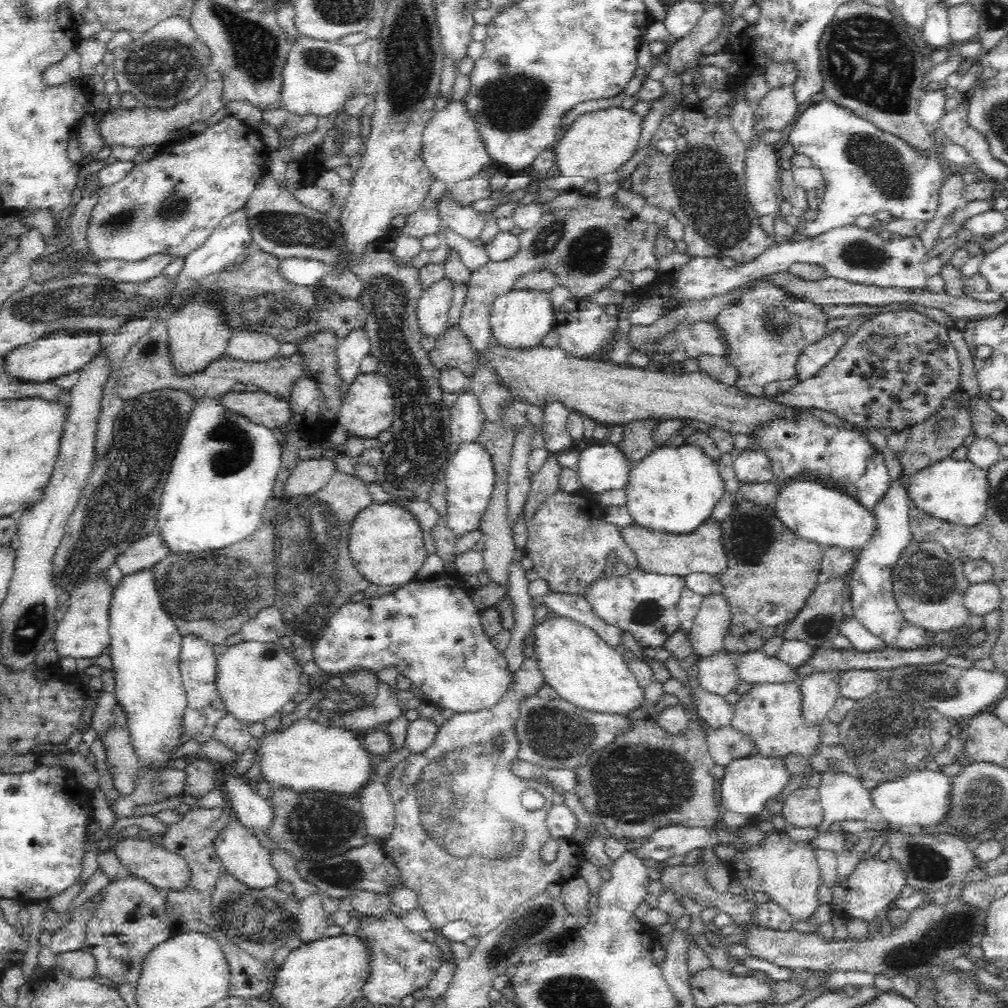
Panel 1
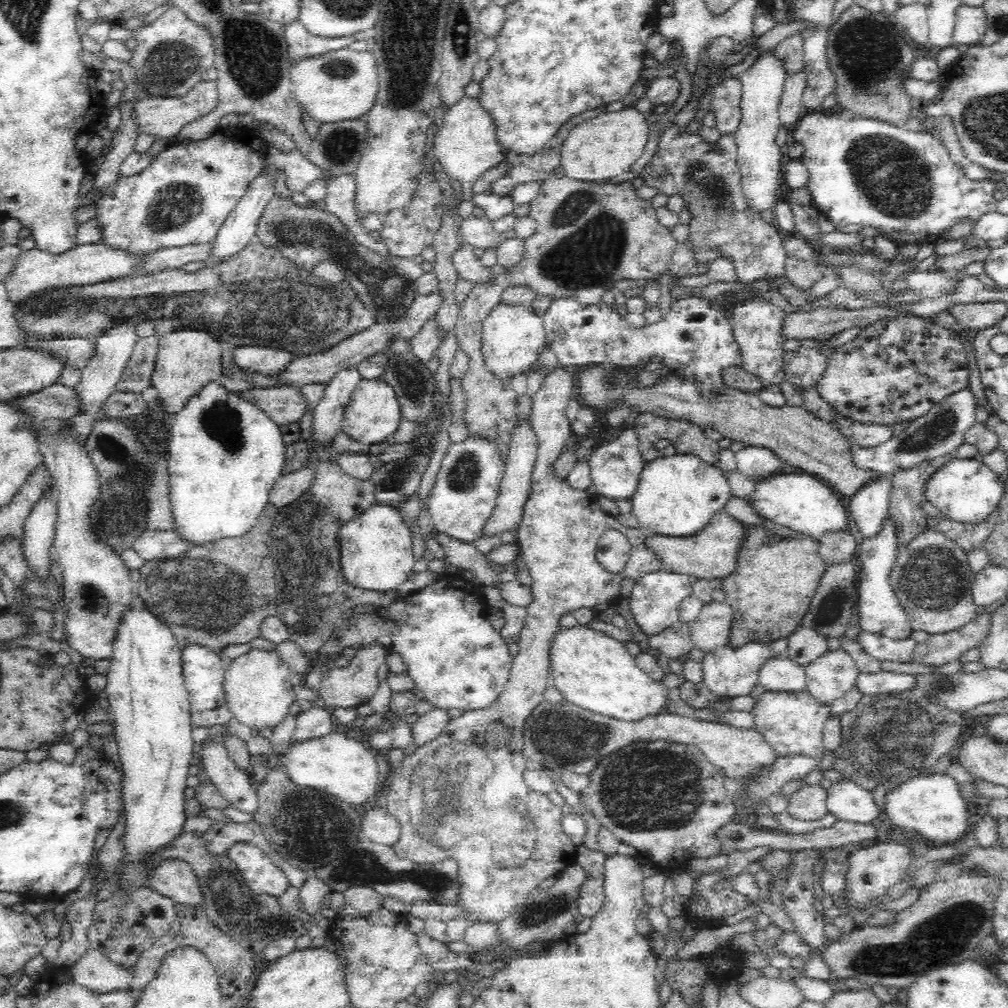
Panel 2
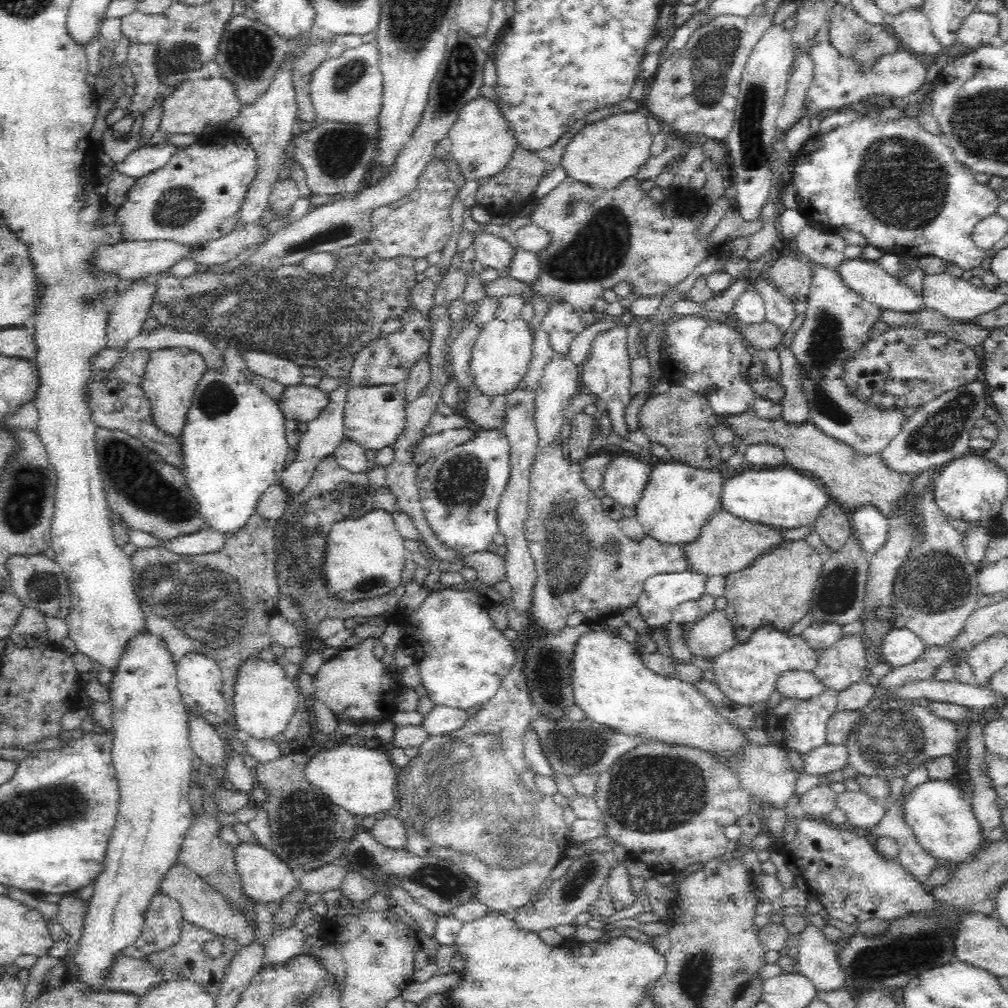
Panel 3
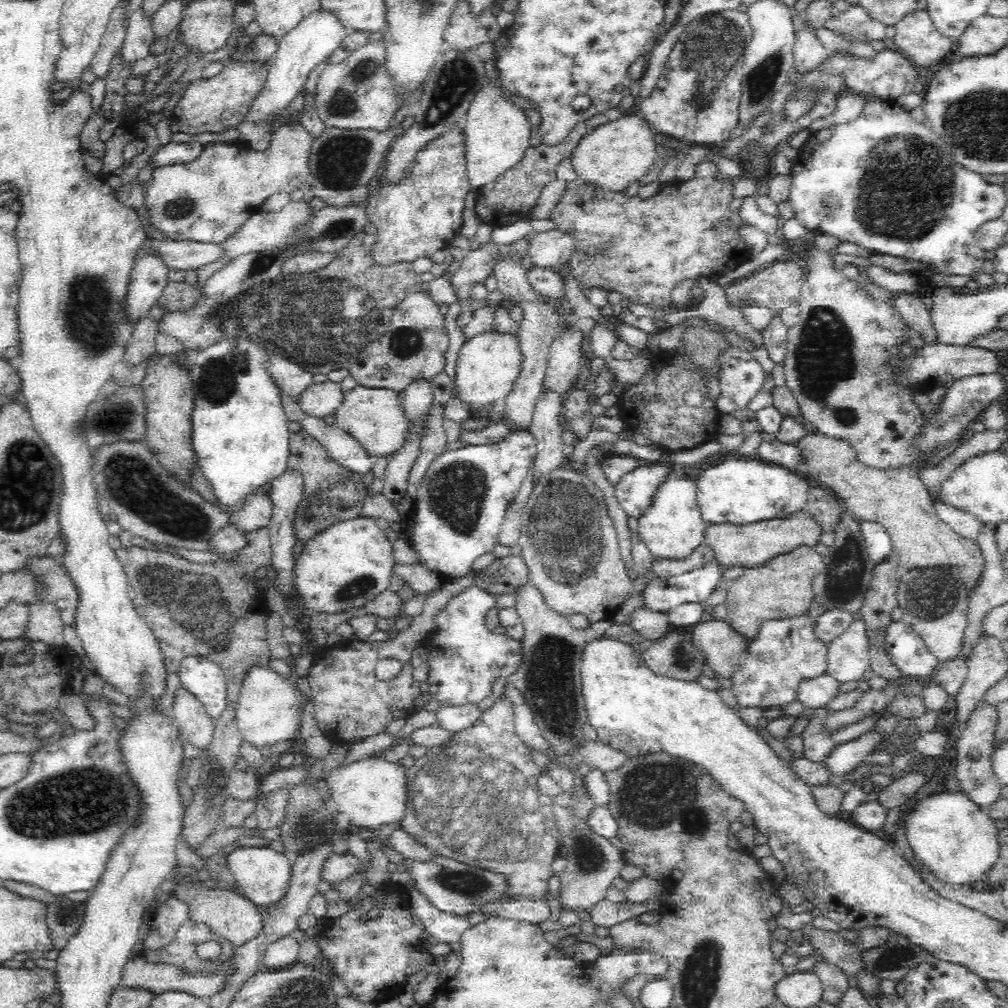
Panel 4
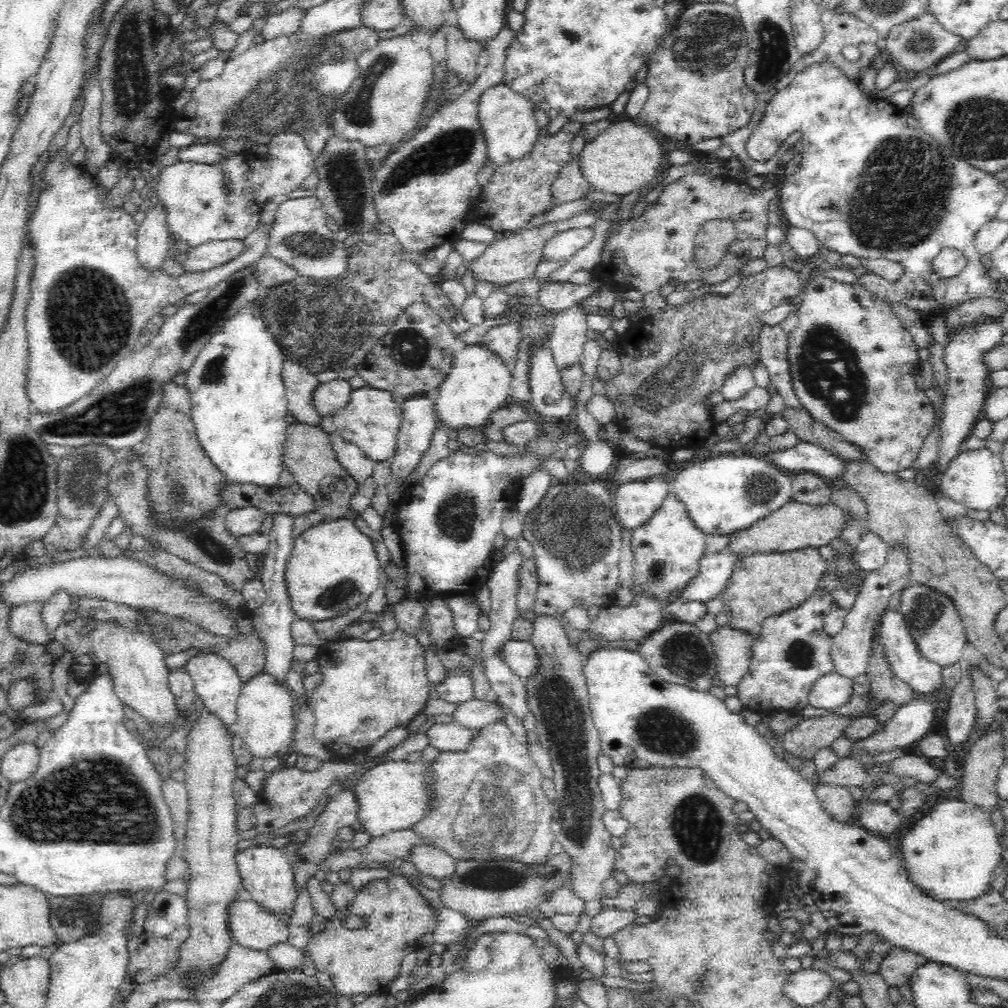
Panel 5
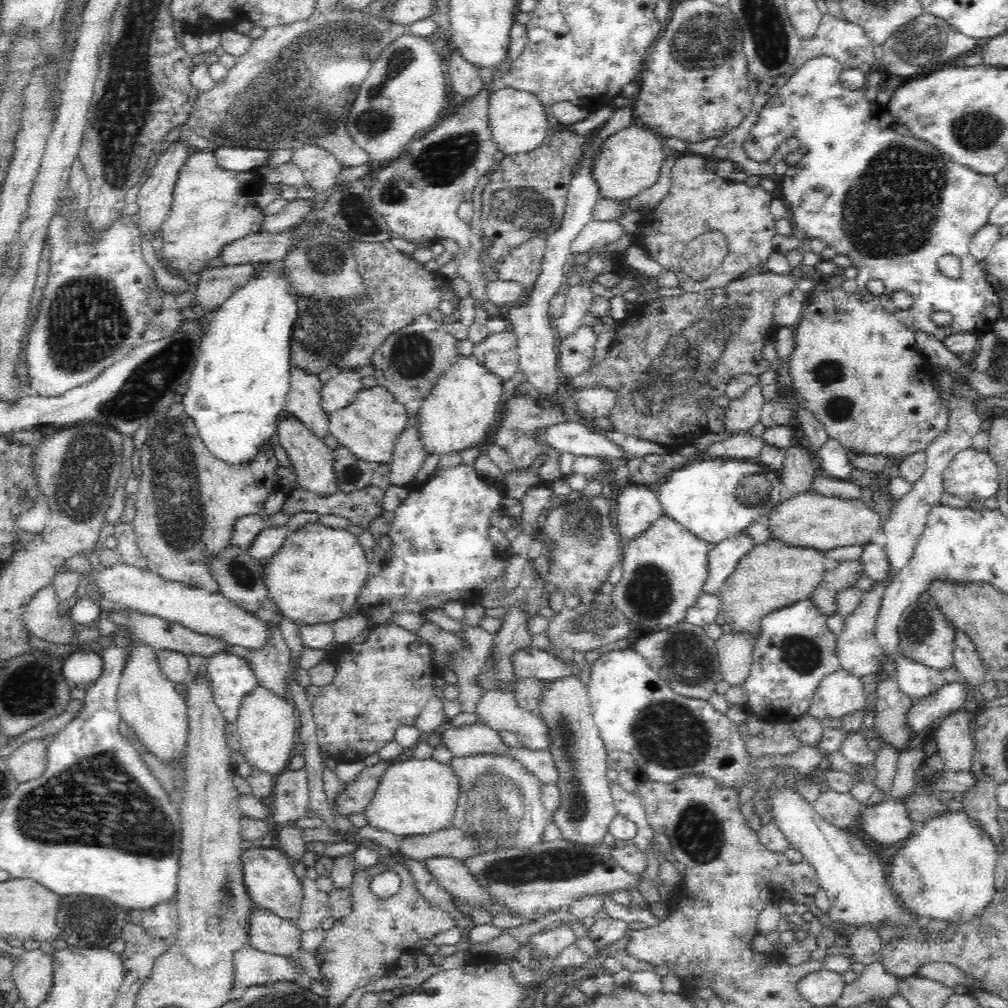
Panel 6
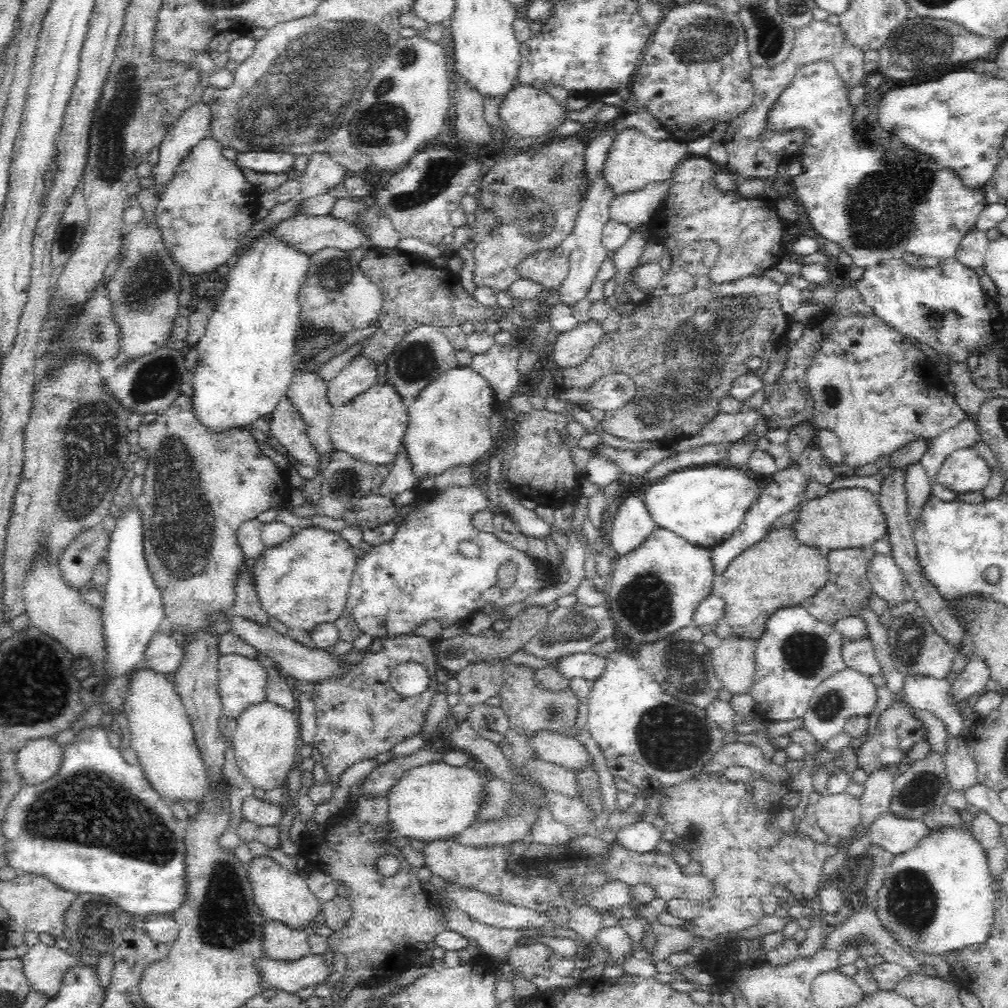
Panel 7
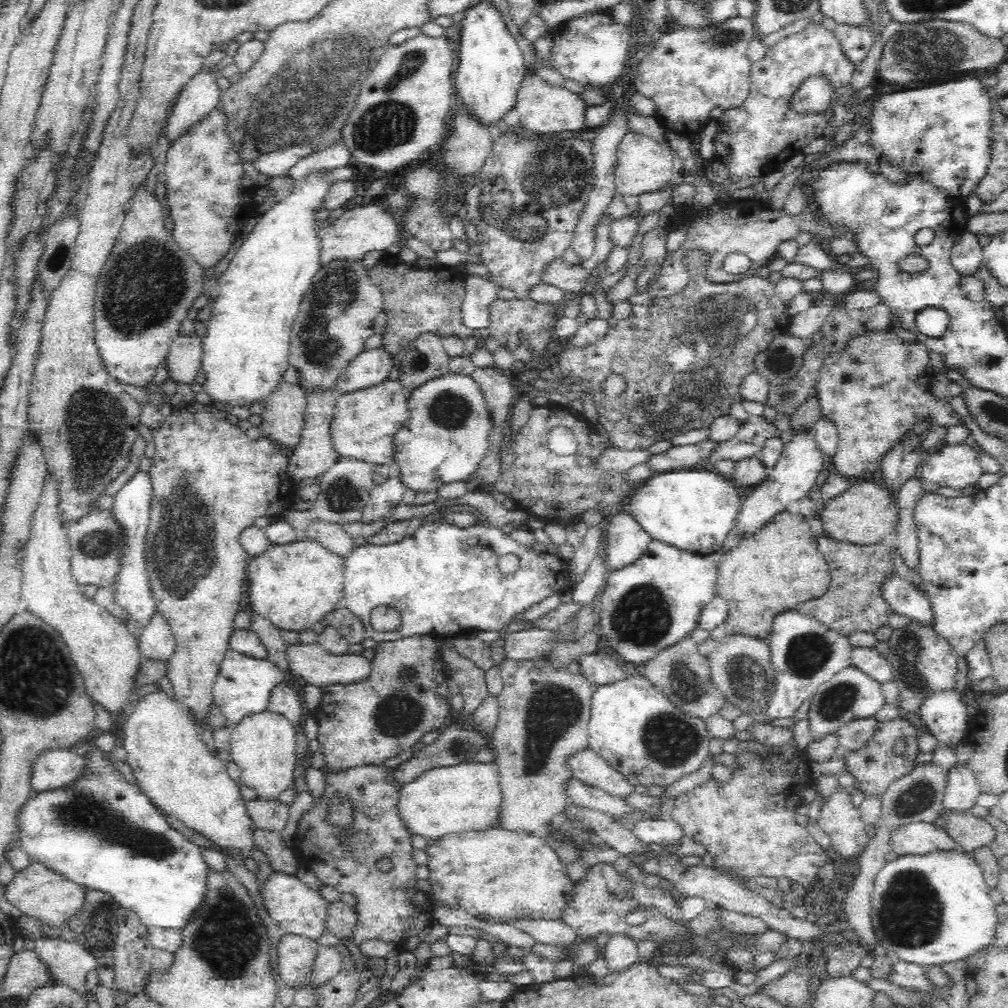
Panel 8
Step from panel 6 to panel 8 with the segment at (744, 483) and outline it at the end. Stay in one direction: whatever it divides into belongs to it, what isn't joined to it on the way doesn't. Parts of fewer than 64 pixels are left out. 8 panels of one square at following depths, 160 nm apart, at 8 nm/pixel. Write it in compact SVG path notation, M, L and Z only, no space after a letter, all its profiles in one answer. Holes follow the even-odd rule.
M708 470L657 473L637 486L625 510L651 538L700 556L722 552L742 505L738 486Z

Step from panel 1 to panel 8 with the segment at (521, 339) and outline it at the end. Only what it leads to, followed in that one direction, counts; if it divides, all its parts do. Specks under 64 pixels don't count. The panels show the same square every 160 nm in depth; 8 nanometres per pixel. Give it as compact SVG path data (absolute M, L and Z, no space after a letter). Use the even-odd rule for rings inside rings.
M449 372L440 378L425 382L411 392L410 398L407 399L407 407L408 418L393 440L393 460L398 464L398 477L406 490L436 492L446 484L465 481L470 474L475 474L488 452L492 424L483 392L470 375Z

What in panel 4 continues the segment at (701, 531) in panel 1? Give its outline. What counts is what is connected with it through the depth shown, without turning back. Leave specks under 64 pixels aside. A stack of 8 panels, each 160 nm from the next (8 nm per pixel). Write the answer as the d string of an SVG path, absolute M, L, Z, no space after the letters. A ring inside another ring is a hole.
M806 508L795 510L788 516L760 522L753 522L744 526L731 524L716 524L707 526L704 542L712 547L714 558L724 569L731 567L759 567L763 562L775 556L786 554L798 546L814 547L821 541L820 534L823 526L818 519L814 519Z

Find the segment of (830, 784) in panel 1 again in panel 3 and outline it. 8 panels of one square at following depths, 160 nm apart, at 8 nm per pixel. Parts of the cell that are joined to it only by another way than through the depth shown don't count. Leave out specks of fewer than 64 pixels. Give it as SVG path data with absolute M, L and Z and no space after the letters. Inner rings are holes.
M846 790L839 794L836 806L845 812L846 822L851 828L874 828L885 815L881 801L860 790Z

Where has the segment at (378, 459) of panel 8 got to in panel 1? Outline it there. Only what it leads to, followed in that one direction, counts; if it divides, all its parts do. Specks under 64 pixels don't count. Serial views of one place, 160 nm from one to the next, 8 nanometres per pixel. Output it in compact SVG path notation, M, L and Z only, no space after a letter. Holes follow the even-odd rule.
M377 372L358 375L342 398L337 422L356 438L378 438L394 423L394 397L389 380Z

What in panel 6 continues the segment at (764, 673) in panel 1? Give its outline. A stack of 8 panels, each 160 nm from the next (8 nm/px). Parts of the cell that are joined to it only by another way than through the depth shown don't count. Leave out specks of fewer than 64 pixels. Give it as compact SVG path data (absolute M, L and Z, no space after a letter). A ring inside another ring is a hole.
M842 668L822 678L809 707L810 716L828 729L830 722L842 720L851 712L864 711L873 696L866 692L860 679Z

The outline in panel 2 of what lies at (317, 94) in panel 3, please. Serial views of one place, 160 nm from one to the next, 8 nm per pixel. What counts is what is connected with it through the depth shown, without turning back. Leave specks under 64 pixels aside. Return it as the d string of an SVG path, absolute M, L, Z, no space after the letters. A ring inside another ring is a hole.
M347 47L306 58L291 68L290 76L294 99L321 123L360 118L374 106L378 96L378 71L371 49L355 51Z

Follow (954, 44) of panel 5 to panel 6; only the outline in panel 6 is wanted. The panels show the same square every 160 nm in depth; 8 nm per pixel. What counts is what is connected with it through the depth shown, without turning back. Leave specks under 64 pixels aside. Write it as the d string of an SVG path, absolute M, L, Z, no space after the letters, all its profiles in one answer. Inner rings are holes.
M923 12L906 24L899 26L882 45L883 57L879 67L885 76L902 76L902 78L920 78L940 70L946 62L960 54L968 54L980 48L983 40L970 38L958 31L954 25L942 22L931 14Z

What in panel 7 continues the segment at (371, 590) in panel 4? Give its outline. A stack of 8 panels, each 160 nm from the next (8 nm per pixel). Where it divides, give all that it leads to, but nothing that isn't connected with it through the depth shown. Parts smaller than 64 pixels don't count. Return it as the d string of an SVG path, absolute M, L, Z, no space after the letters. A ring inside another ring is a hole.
M307 527L297 529L282 544L265 547L264 552L249 563L249 573L264 612L270 619L288 626L292 631L311 632L318 624L334 623L345 611L351 574L354 572L356 555L353 547L336 531Z

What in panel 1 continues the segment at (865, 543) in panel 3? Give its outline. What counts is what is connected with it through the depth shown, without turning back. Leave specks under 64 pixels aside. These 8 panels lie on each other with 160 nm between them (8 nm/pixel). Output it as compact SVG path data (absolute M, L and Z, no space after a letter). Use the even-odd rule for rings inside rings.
M880 454L876 460L872 460L866 468L866 472L854 482L856 488L856 502L873 514L878 502L890 488L892 479L887 474L887 468L884 463L884 456Z

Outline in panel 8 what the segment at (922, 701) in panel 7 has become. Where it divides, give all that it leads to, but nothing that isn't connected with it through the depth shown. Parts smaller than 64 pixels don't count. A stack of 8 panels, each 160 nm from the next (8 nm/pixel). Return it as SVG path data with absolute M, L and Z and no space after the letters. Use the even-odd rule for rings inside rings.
M962 694L931 695L918 709L924 724L944 744L956 745L965 742L970 719L967 716L967 702Z

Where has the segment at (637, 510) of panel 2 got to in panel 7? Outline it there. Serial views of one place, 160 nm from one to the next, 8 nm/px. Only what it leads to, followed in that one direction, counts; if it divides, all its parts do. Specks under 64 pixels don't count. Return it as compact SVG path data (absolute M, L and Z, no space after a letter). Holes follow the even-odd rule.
M655 528L648 538L624 558L617 558L611 565L608 585L604 590L606 607L615 632L626 636L630 644L639 648L651 643L660 643L664 638L693 624L693 617L702 600L713 594L715 578L711 548L689 545L683 538Z

